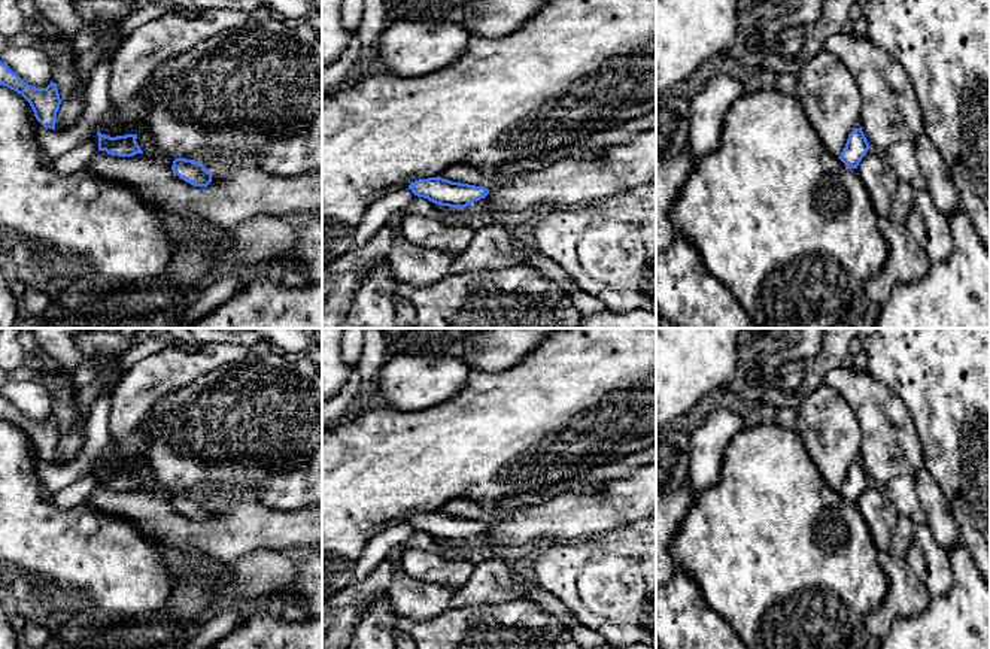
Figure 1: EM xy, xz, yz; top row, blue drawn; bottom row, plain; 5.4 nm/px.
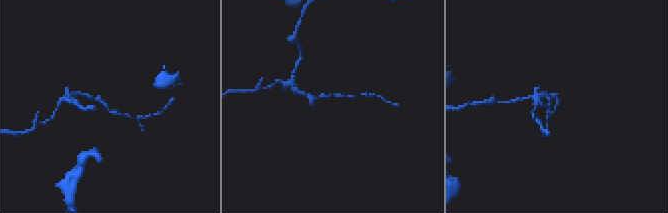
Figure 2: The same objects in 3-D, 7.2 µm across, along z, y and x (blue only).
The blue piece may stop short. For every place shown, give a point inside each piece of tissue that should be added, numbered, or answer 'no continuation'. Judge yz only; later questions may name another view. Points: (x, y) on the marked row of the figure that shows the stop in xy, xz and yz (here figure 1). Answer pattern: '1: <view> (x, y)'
no continuation

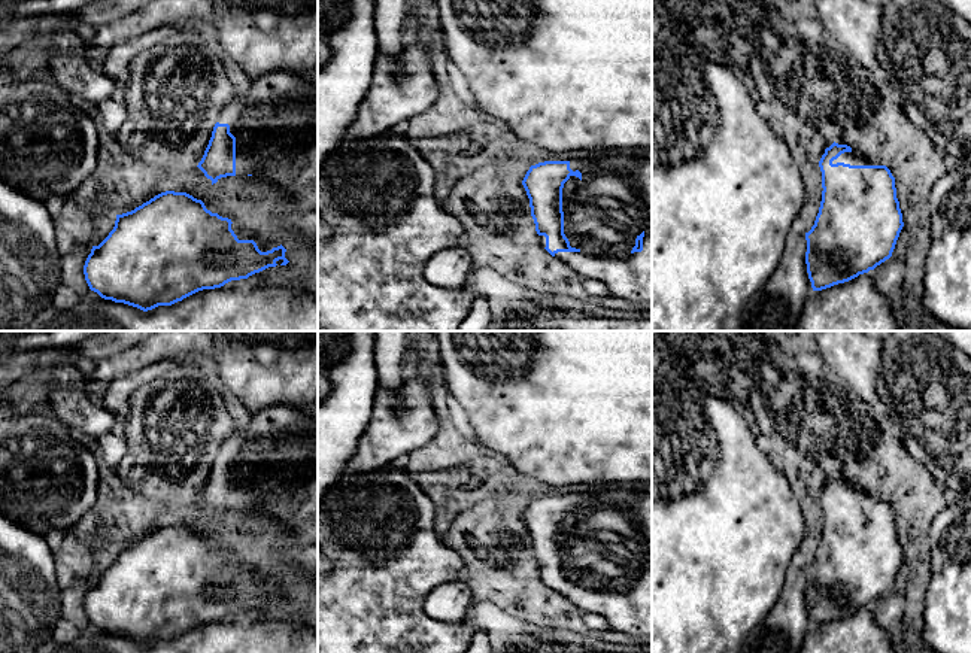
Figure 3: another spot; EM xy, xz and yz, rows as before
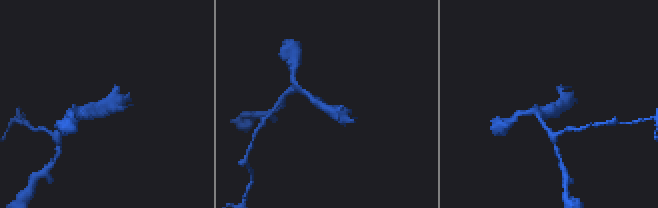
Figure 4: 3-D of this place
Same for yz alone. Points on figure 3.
1: yz (850, 158)

